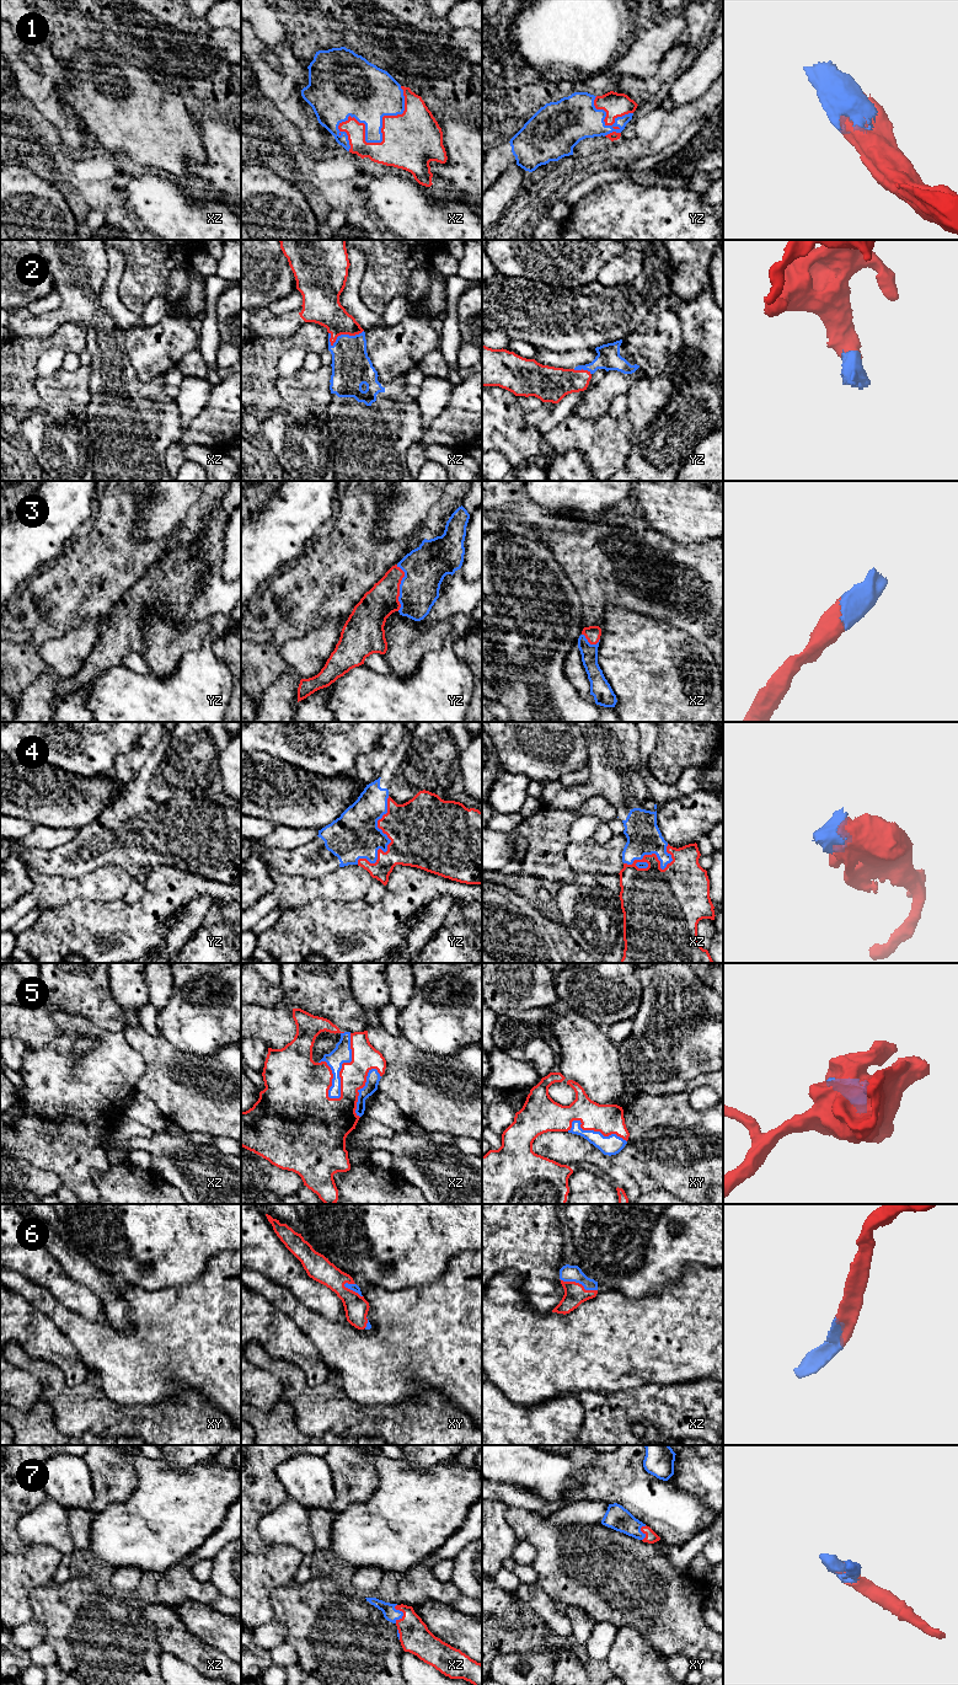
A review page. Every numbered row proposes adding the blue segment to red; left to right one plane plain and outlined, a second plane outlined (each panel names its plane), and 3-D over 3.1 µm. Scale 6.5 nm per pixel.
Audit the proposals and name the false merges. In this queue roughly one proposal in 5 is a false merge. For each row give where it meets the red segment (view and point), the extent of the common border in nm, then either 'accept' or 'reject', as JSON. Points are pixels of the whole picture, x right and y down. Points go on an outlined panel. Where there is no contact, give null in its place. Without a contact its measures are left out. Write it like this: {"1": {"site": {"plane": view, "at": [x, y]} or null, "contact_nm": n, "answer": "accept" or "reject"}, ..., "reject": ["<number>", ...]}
{"1": {"site": {"plane": "xz", "at": [373, 143]}, "contact_nm": 550, "answer": "accept"}, "2": {"site": {"plane": "xz", "at": [346, 333]}, "contact_nm": 240, "answer": "accept"}, "3": {"site": {"plane": "yz", "at": [399, 588]}, "contact_nm": 300, "answer": "accept"}, "4": {"site": {"plane": "xz", "at": [652, 854]}, "contact_nm": 320, "answer": "accept"}, "5": {"site": {"plane": "xz", "at": [342, 1068]}, "contact_nm": 460, "answer": "accept"}, "6": {"site": {"plane": "xz", "at": [578, 1283]}, "contact_nm": 260, "answer": "accept"}, "7": {"site": {"plane": "xz", "at": [402, 1611]}, "contact_nm": 130, "answer": "accept"}, "reject": []}

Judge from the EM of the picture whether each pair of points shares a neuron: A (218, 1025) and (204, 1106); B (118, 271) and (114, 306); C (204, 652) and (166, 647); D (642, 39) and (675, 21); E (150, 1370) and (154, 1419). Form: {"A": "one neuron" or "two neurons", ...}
{"A": "two neurons", "B": "one neuron", "C": "two neurons", "D": "one neuron", "E": "two neurons"}

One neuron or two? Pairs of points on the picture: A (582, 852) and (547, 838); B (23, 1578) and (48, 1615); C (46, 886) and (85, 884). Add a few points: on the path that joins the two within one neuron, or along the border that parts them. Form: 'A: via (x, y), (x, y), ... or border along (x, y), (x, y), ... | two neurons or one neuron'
A: border along (570, 843), (567, 861), (574, 873) | two neurons
B: border along (52, 1579), (32, 1590), (30, 1595), (32, 1619) | two neurons
C: via (55, 886), (75, 886) | one neuron

